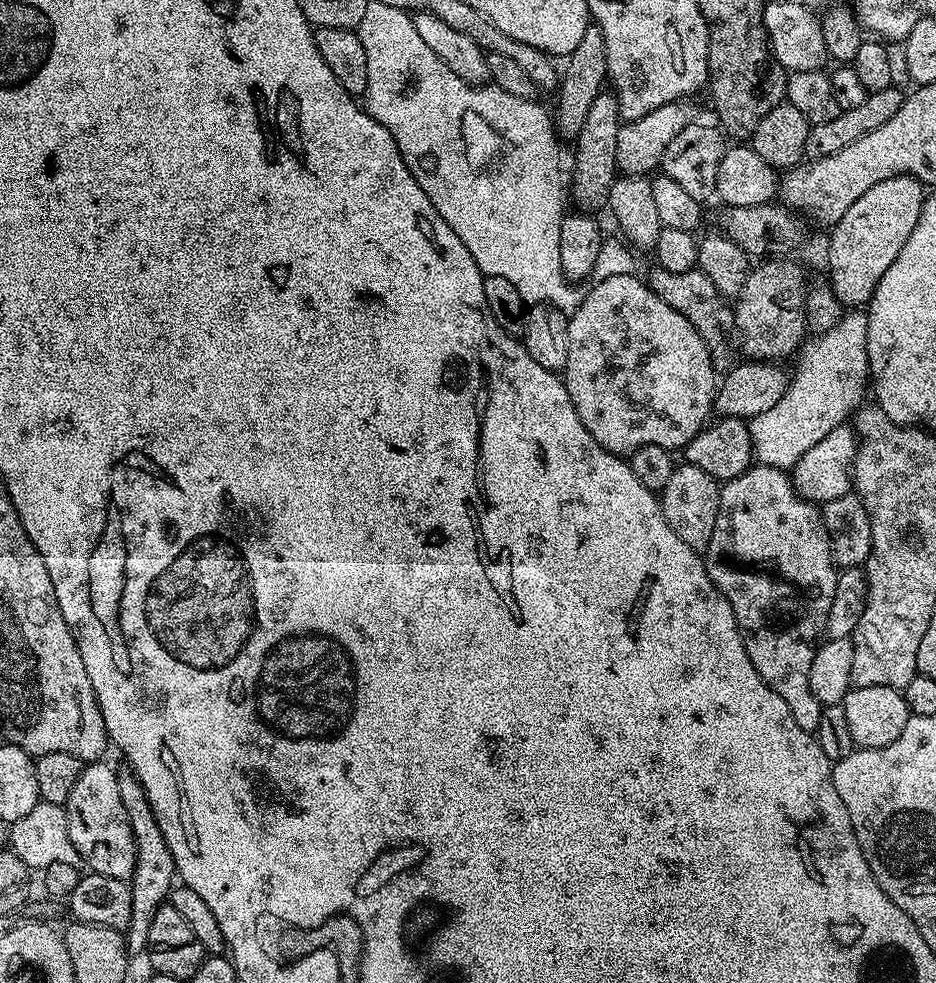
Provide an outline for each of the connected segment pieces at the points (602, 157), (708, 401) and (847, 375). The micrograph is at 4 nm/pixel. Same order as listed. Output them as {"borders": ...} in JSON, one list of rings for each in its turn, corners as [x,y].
{"borders":[[[[605,90],[594,98],[590,106],[590,114],[586,114],[586,122],[582,130],[574,137],[576,144],[576,173],[570,176],[570,196],[576,199],[575,207],[589,214],[595,213],[595,208],[604,208],[608,203],[610,186],[616,180],[616,151],[618,150],[618,130],[622,121],[618,102],[611,91]]],[[[618,274],[614,278],[596,280],[593,288],[583,293],[580,304],[576,311],[571,313],[568,322],[570,350],[566,354],[566,366],[562,373],[564,385],[570,394],[570,402],[574,402],[574,410],[578,410],[578,418],[582,418],[582,426],[590,430],[598,446],[602,446],[615,456],[625,458],[631,457],[632,453],[637,452],[642,446],[662,446],[669,450],[683,450],[709,423],[708,415],[713,415],[718,387],[718,369],[712,362],[712,351],[708,349],[708,344],[698,334],[698,330],[694,330],[688,319],[678,314],[678,310],[666,306],[666,302],[662,302],[662,298],[658,298],[658,294],[654,294],[647,283],[640,279],[639,275]]],[[[848,310],[838,322],[838,326],[834,326],[834,330],[826,330],[826,334],[821,336],[813,335],[799,349],[800,361],[796,364],[796,373],[794,371],[791,373],[786,394],[782,394],[782,398],[778,398],[778,403],[770,406],[770,410],[753,416],[747,421],[752,439],[752,450],[759,463],[771,468],[791,470],[798,462],[798,458],[802,458],[802,454],[818,446],[818,442],[822,442],[822,438],[826,438],[830,430],[845,423],[865,403],[864,392],[866,396],[866,389],[870,384],[868,351],[866,350],[867,337],[867,315],[860,310]]]]}

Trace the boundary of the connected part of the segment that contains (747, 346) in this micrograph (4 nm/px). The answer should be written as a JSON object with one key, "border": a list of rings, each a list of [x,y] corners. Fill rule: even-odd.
{"border":[[[768,258],[757,263],[760,265],[749,271],[739,296],[735,297],[734,328],[738,336],[740,332],[740,344],[747,359],[784,362],[805,343],[804,293],[808,280],[805,269],[788,259],[792,258]]]}

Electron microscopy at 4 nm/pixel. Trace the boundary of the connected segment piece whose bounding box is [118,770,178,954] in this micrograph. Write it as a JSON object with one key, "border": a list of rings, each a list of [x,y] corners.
{"border":[[[131,771],[119,773],[118,791],[122,794],[122,806],[126,806],[126,814],[130,818],[130,830],[134,834],[136,847],[136,865],[130,881],[132,889],[132,909],[130,922],[126,929],[129,953],[143,953],[148,946],[150,926],[154,922],[154,914],[169,899],[170,893],[177,883],[178,873],[176,859],[170,854],[170,846],[166,846],[166,838],[154,818],[154,810],[146,798],[146,790],[137,782]]]}

